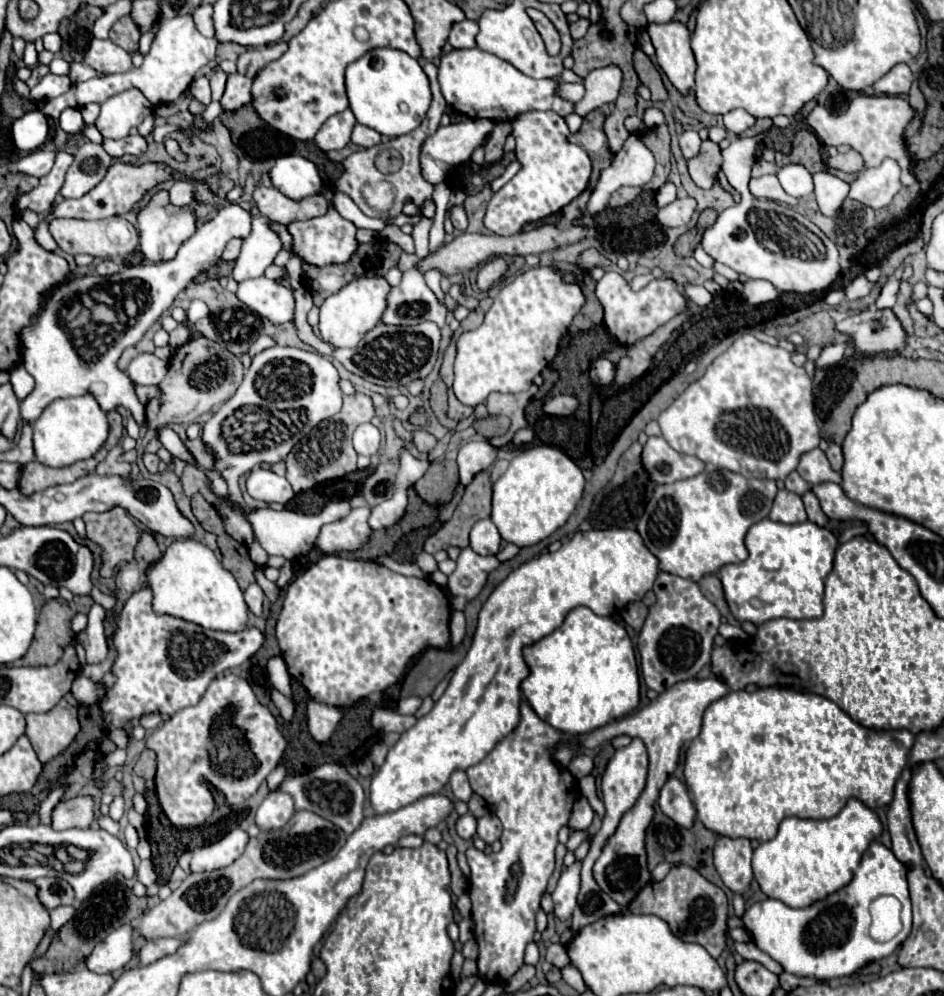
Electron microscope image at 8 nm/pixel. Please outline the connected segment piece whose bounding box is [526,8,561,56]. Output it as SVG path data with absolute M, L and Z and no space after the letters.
M528 8L526 14L532 18L536 30L538 30L545 43L547 52L552 56L558 55L561 50L561 40L558 32L556 32L556 28L552 26L552 22L536 8Z

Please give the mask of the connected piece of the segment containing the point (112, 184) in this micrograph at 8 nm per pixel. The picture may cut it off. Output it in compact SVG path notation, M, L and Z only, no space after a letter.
M116 162L114 166L108 168L108 174L104 176L104 180L94 186L88 194L84 194L82 198L76 200L62 200L60 204L54 204L52 212L38 222L38 226L34 228L34 238L36 242L44 248L44 250L54 251L58 245L53 238L50 238L48 232L48 224L52 218L74 218L74 214L80 214L80 218L84 220L98 220L98 218L106 218L106 216L116 216L116 214L124 214L128 210L134 208L134 204L148 192L152 192L156 186L160 186L164 180L168 180L172 172L164 166L164 164L142 164L142 166L126 166L122 162Z

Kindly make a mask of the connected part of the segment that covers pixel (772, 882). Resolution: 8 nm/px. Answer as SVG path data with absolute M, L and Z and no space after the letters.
M852 798L842 812L830 820L786 818L776 838L754 850L752 872L768 898L782 900L790 908L806 908L816 900L840 890L852 880L856 866L870 842L882 834L882 822L864 802Z

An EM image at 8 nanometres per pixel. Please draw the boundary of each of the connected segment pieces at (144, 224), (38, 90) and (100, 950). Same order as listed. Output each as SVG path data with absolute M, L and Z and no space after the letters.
M156 188L150 194L150 200L146 202L146 206L142 206L136 212L136 220L138 220L136 228L138 228L138 236L140 236L140 250L150 262L172 260L176 256L180 244L196 232L196 216L194 216L194 210L190 208L190 204L172 206L166 188Z
M48 74L48 76L44 76L44 78L30 90L30 98L32 98L34 102L42 102L42 100L48 100L48 98L54 98L54 96L64 94L68 88L70 88L68 76Z
M122 926L110 932L102 942L96 944L96 950L84 958L84 966L96 974L112 974L122 970L134 956L132 938L132 926Z

